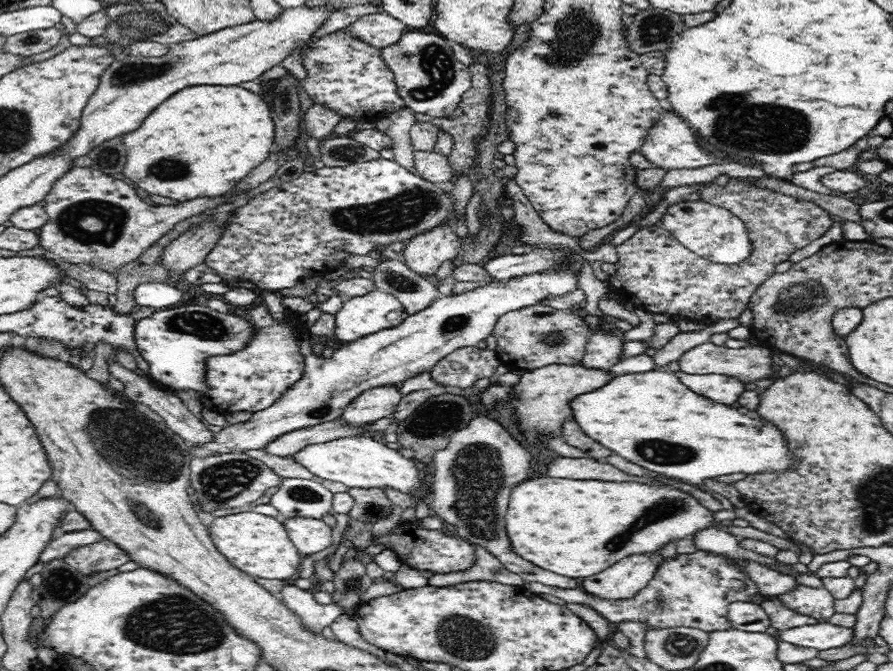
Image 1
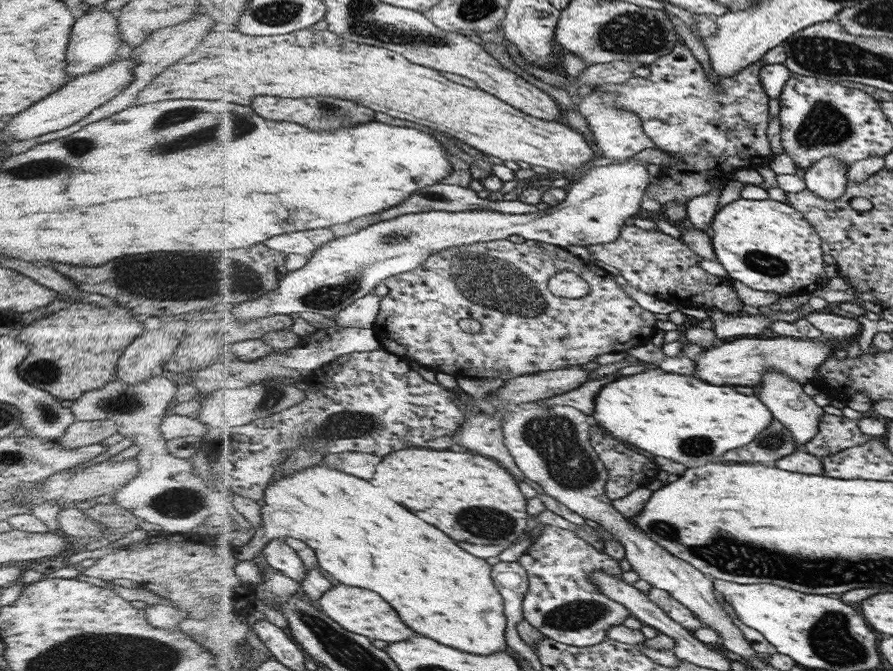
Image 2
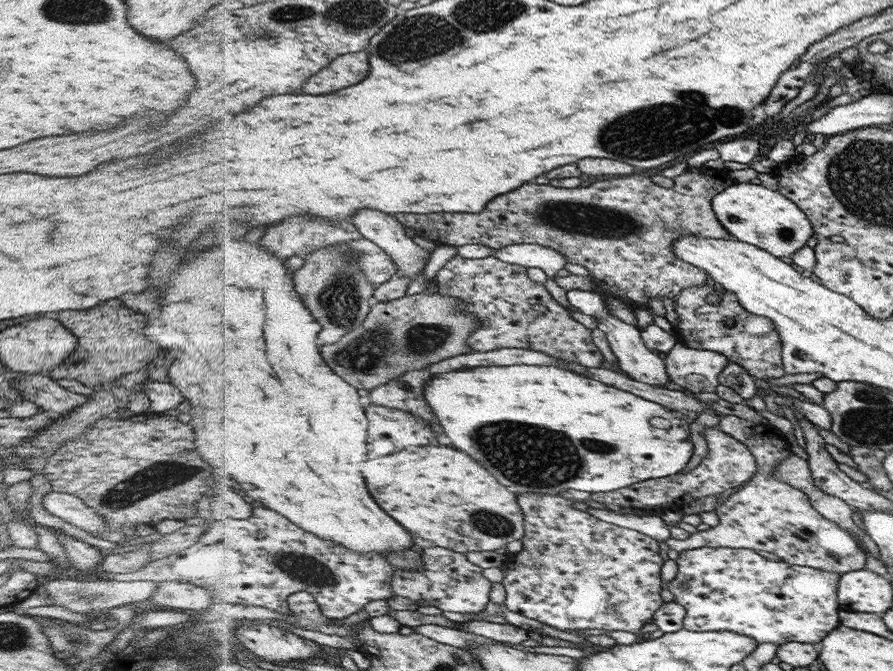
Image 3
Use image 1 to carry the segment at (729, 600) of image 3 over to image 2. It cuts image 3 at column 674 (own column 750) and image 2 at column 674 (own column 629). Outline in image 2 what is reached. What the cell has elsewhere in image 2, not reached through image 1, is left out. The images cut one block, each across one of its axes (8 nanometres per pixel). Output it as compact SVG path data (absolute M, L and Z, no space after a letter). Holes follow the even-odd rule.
M652 587L647 595L654 604L657 604L672 620L684 628L695 631L700 627L708 627L704 622L700 622L700 618L696 618L692 610L688 610L688 607L675 599L668 591Z

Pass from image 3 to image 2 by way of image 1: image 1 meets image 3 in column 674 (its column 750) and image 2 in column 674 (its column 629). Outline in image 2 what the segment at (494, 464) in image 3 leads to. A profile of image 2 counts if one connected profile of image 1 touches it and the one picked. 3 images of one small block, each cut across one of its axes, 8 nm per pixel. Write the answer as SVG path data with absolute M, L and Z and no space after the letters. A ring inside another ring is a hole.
M654 367L636 376L618 377L604 386L597 392L595 409L590 421L597 423L607 431L606 434L614 436L614 439L620 438L630 444L636 444L638 448L654 456L668 458L670 454L670 460L682 462L688 468L698 468L710 462L720 462L722 454L732 448L750 444L762 430L770 426L770 422L774 420L772 416L756 396L740 394L730 386L712 386L694 376L666 374L660 367Z

